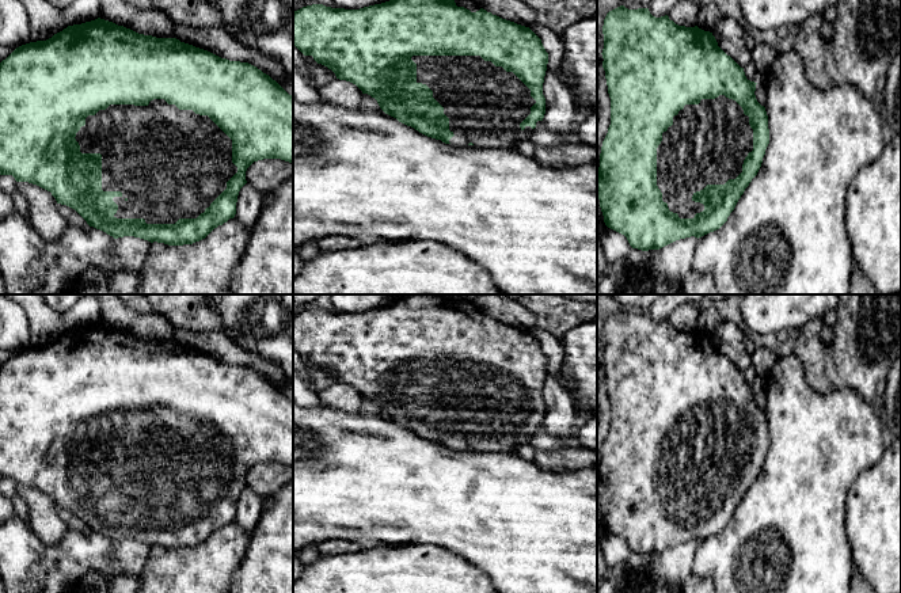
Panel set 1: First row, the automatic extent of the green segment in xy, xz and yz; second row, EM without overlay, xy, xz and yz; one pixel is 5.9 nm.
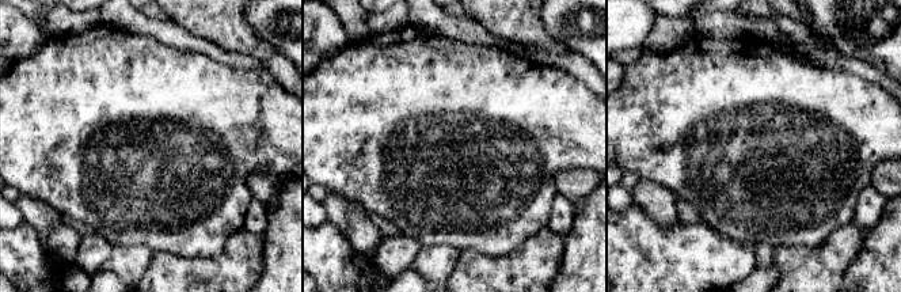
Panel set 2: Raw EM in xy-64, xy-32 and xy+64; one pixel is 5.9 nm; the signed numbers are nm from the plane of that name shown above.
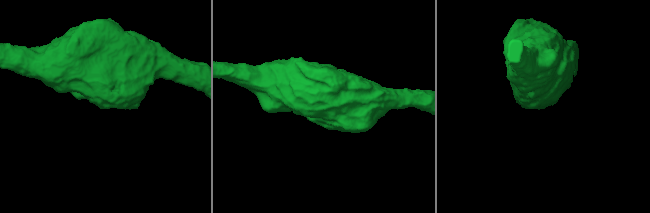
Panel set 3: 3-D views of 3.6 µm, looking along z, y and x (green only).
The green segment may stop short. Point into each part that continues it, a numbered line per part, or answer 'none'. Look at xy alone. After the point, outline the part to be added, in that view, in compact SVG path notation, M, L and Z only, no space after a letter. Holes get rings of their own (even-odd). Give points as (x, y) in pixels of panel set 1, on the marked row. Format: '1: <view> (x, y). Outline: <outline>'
1: xy (170, 163). Outline: M153 99L148 106L110 104L88 115L75 138L81 153L102 155L102 190L122 193L113 198L118 205L114 214L117 218L144 218L147 224L175 224L179 218L197 218L237 172L232 163L232 140L208 115L179 110L164 99Z

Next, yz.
1: yz (707, 144). Outline: M719 95L715 99L702 99L699 104L685 104L673 117L673 125L662 133L657 148L657 186L662 201L680 218L693 218L704 210L704 205L695 202L692 195L707 185L725 185L729 179L735 179L752 151L753 129L735 100Z

